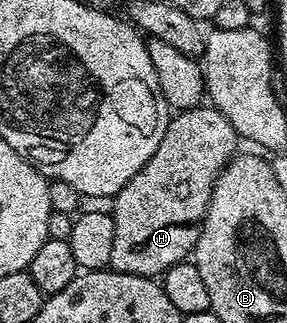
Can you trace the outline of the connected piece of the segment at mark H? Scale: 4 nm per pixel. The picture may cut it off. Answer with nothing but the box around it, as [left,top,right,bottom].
[109,106,239,278]

